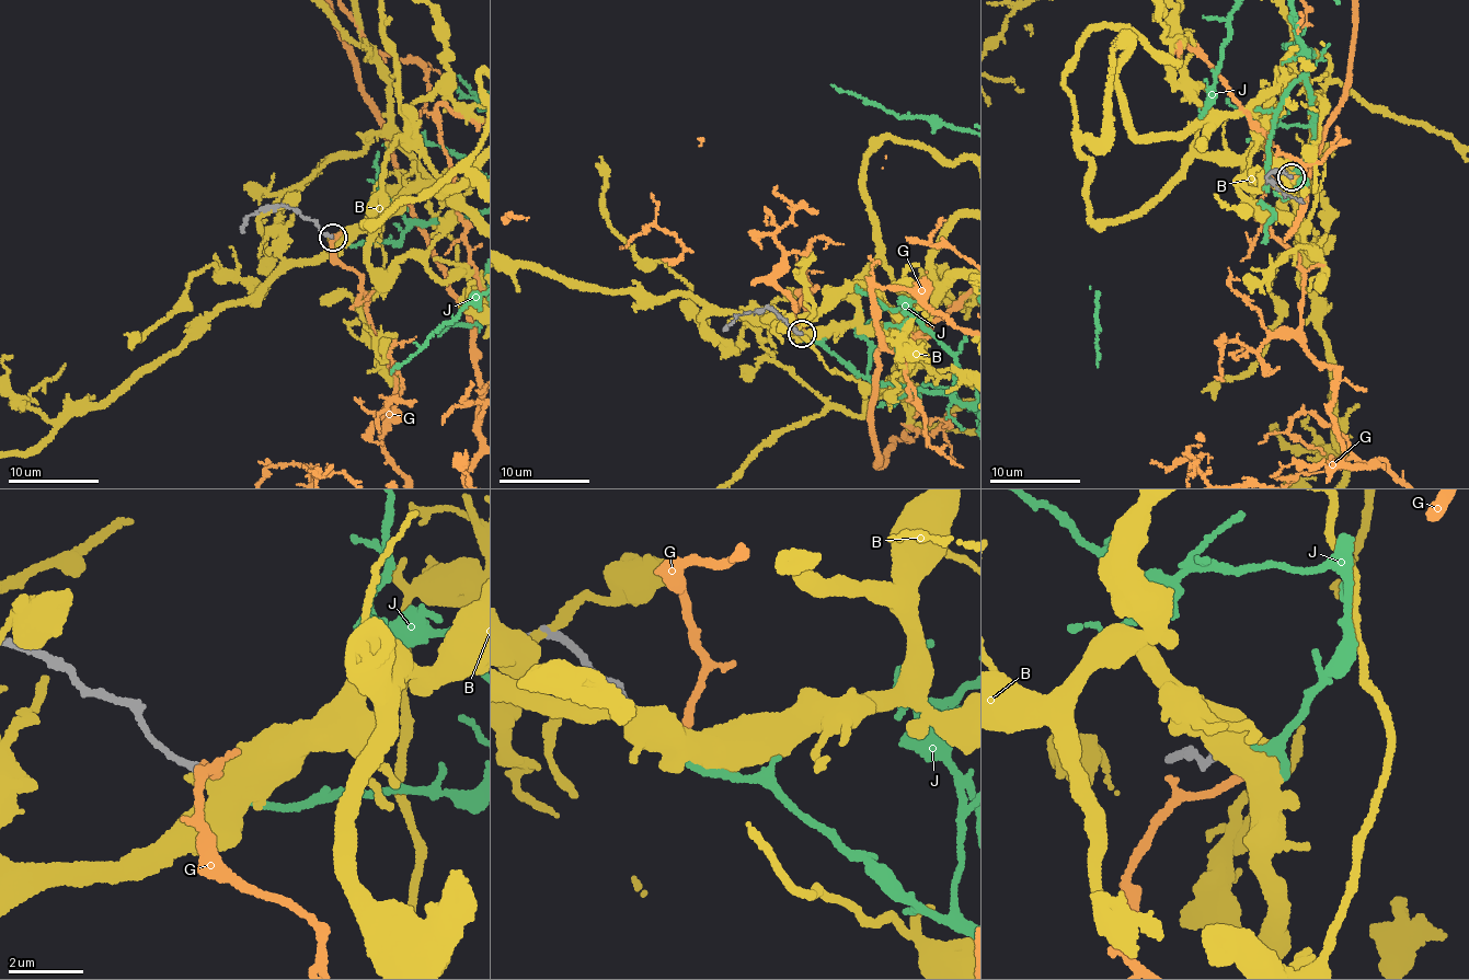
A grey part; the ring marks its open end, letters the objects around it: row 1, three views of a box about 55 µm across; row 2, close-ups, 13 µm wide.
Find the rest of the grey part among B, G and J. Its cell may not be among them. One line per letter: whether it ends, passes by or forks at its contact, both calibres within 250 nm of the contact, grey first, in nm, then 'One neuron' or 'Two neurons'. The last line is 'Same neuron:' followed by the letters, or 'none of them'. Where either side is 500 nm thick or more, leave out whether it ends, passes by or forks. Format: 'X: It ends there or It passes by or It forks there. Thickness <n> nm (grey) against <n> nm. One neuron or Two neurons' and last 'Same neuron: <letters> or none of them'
B: Thickness 200 nm (grey) against 550 nm. Two neurons
G: It ends there. Thickness 200 nm (grey) against 200 nm. Two neurons
J: It ends there. Thickness 200 nm (grey) against 170 nm. One neuron
Same neuron: J

